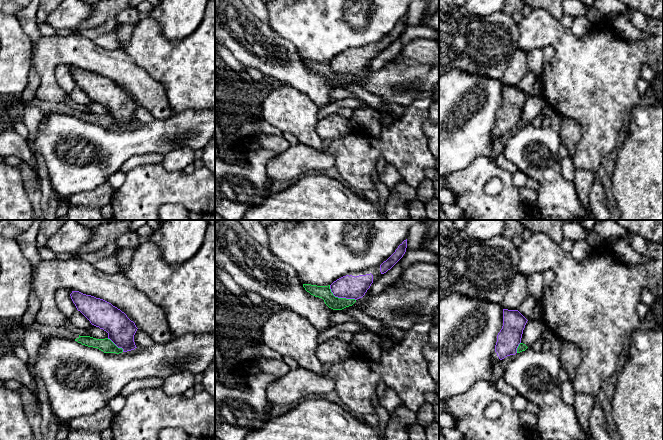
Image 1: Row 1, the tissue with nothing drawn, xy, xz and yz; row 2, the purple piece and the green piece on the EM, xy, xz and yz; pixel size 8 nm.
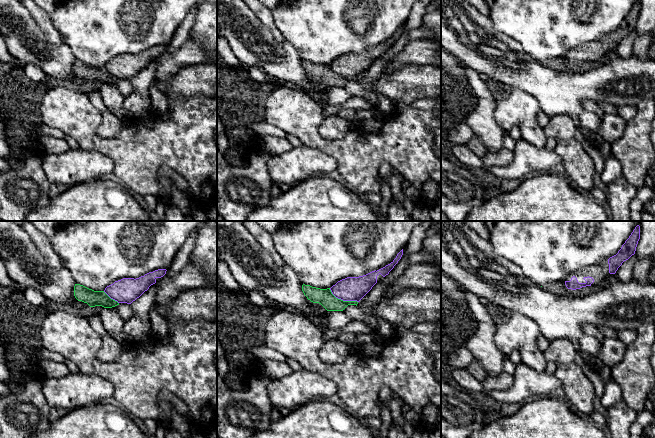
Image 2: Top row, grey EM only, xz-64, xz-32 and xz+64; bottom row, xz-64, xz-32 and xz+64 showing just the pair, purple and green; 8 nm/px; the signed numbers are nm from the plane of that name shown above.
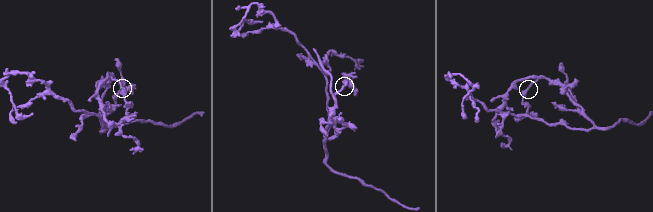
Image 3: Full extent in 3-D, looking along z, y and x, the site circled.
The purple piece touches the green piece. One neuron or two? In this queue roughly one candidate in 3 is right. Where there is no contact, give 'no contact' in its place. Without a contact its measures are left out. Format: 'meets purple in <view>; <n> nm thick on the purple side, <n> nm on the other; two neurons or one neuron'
meets purple in xz; 190 nm thick on the purple side, 110 nm on the other; two neurons

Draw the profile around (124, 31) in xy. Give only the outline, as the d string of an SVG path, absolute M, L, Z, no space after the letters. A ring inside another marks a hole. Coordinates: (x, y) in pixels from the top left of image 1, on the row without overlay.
M118 23L116 26L116 35L118 36L118 39L120 41L120 48L122 50L126 50L126 48L129 46L131 37L133 35L133 32L136 28L136 25L133 25L131 23Z

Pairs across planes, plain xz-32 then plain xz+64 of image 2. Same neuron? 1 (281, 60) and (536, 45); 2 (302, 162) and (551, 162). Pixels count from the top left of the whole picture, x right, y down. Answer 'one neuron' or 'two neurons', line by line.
1: two neurons
2: one neuron

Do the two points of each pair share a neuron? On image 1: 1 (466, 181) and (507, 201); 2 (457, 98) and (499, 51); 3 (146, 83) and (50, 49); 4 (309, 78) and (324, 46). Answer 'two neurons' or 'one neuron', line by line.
1: one neuron
2: two neurons
3: one neuron
4: two neurons

